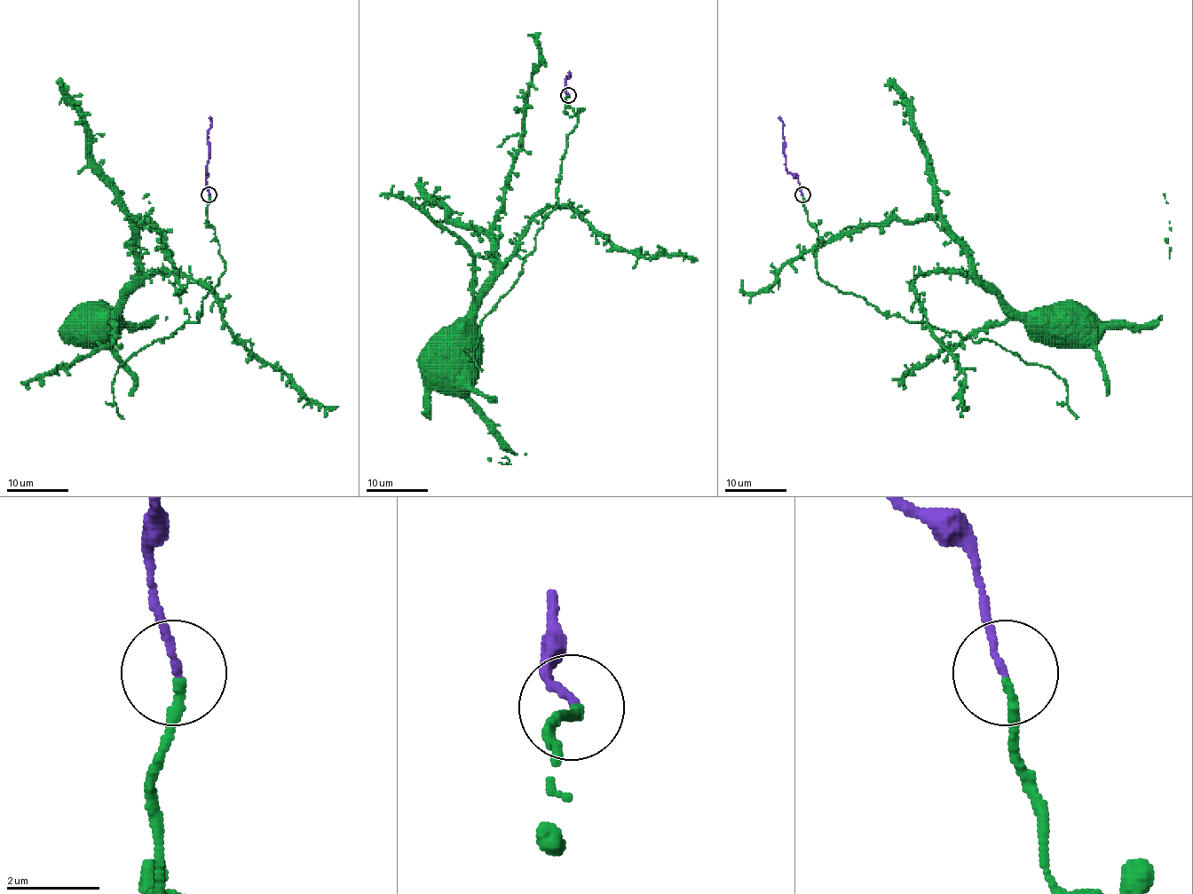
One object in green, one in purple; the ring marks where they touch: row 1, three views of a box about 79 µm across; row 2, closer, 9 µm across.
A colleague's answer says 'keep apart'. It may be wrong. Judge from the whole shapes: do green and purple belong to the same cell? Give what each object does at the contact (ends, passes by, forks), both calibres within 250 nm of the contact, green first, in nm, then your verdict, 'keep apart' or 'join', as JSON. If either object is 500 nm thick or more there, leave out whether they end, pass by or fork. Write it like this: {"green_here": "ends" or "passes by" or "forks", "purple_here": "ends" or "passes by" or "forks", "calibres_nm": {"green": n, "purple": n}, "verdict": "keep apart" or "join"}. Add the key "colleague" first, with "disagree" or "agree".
{"colleague": "disagree", "green_here": "ends", "purple_here": "ends", "calibres_nm": {"green": 200, "purple": 140}, "verdict": "join"}

